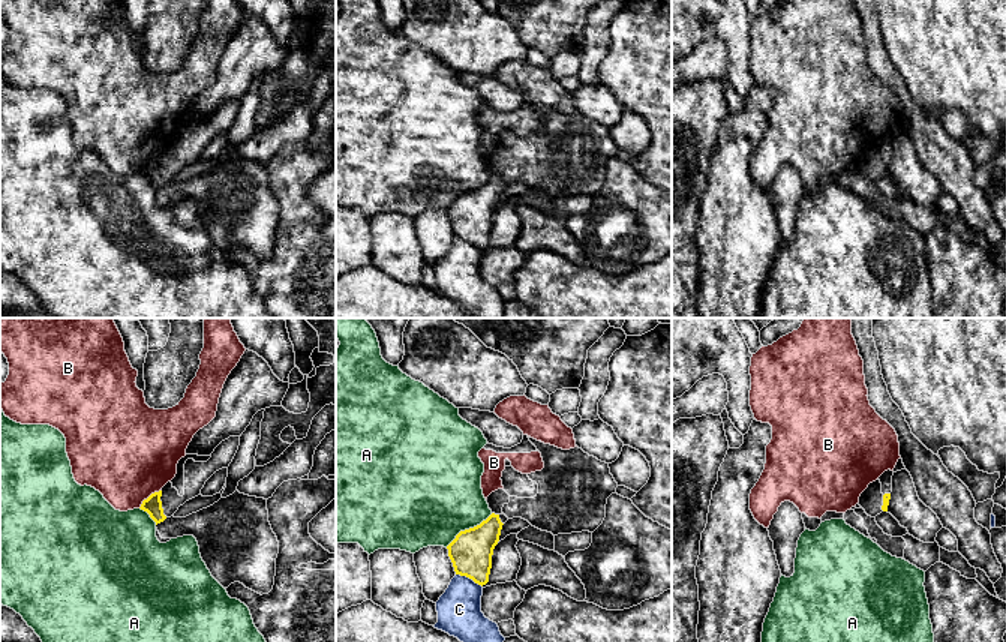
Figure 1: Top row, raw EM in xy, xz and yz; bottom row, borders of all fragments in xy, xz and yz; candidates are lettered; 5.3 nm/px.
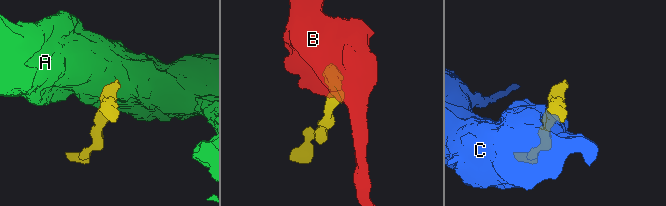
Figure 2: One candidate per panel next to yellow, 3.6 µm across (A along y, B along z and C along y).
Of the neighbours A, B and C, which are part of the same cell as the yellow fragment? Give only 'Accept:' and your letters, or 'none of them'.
Accept: none of them

